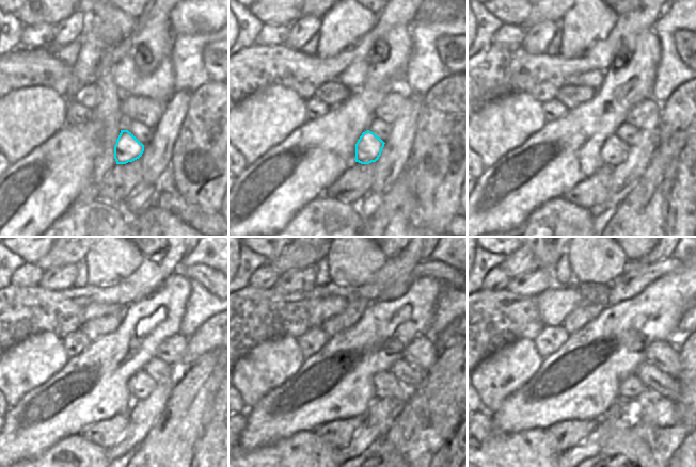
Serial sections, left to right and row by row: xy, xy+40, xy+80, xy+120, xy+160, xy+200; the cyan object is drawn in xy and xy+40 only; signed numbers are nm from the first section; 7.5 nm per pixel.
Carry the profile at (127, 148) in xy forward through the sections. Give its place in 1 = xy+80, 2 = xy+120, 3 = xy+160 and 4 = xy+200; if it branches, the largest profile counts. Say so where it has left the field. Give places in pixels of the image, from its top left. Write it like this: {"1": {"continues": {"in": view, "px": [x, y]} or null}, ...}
{"1": {"continues": {"in": "xy+80", "px": [614, 151]}}, "2": {"continues": {"in": "xy+120", "px": [141, 385]}}, "3": {"continues": {"in": "xy+160", "px": [386, 385]}}, "4": {"continues": {"in": "xy+200", "px": [631, 388]}}}

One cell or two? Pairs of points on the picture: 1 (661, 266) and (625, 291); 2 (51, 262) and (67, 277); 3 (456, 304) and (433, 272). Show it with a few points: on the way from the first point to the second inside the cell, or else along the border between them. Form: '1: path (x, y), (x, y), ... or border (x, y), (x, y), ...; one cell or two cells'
1: path (652, 272), (646, 273), (633, 283); one cell
2: border (77, 263), (64, 263), (44, 271); two cells
3: border (443, 287), (456, 290); two cells

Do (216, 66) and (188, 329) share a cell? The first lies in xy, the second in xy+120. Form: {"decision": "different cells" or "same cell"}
{"decision": "different cells"}

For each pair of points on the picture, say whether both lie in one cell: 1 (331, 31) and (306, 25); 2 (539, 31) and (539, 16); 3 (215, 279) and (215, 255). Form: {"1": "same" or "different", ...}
{"1": "different", "2": "different", "3": "different"}

